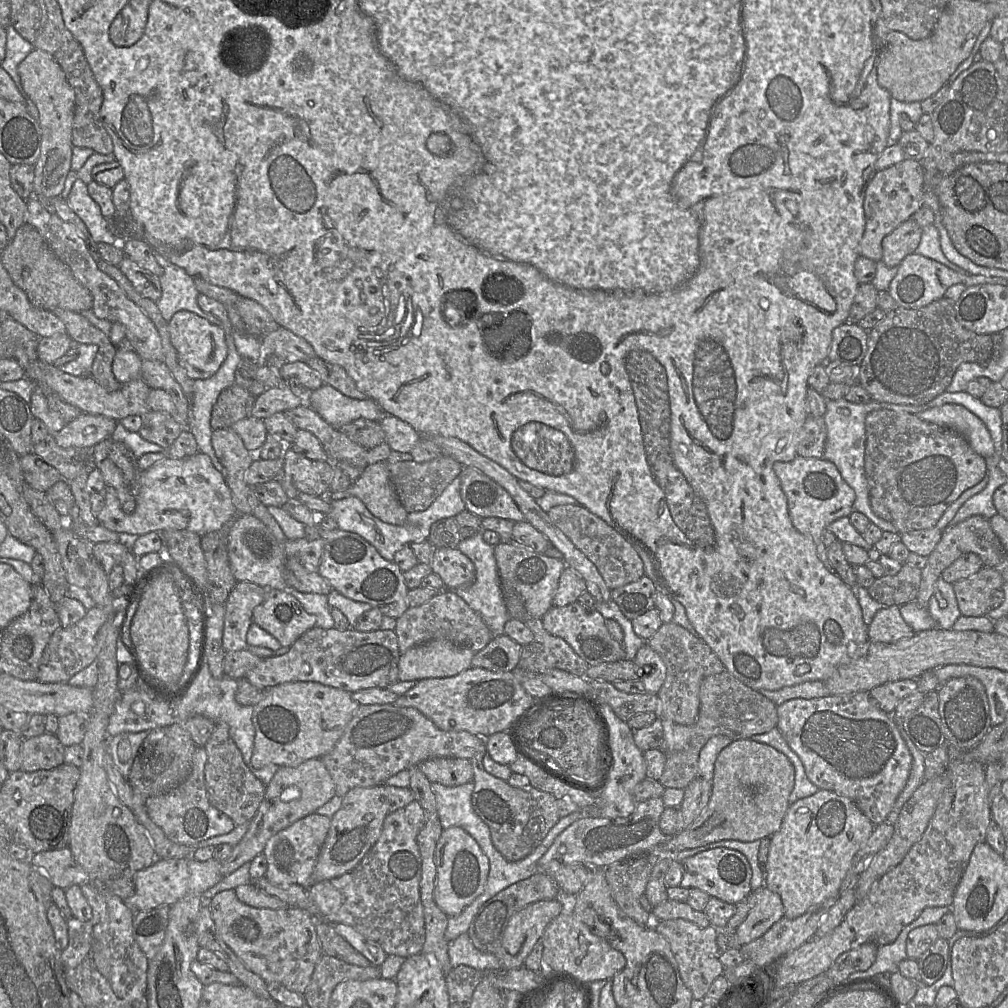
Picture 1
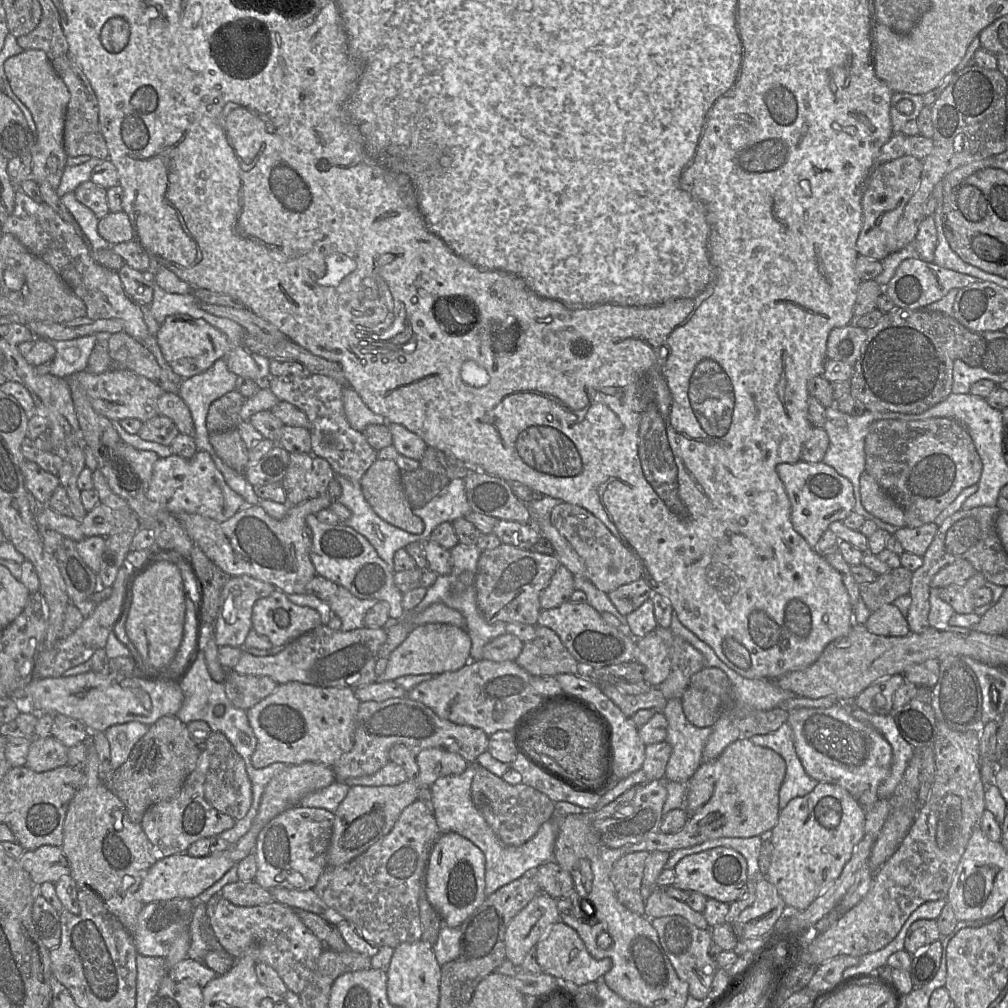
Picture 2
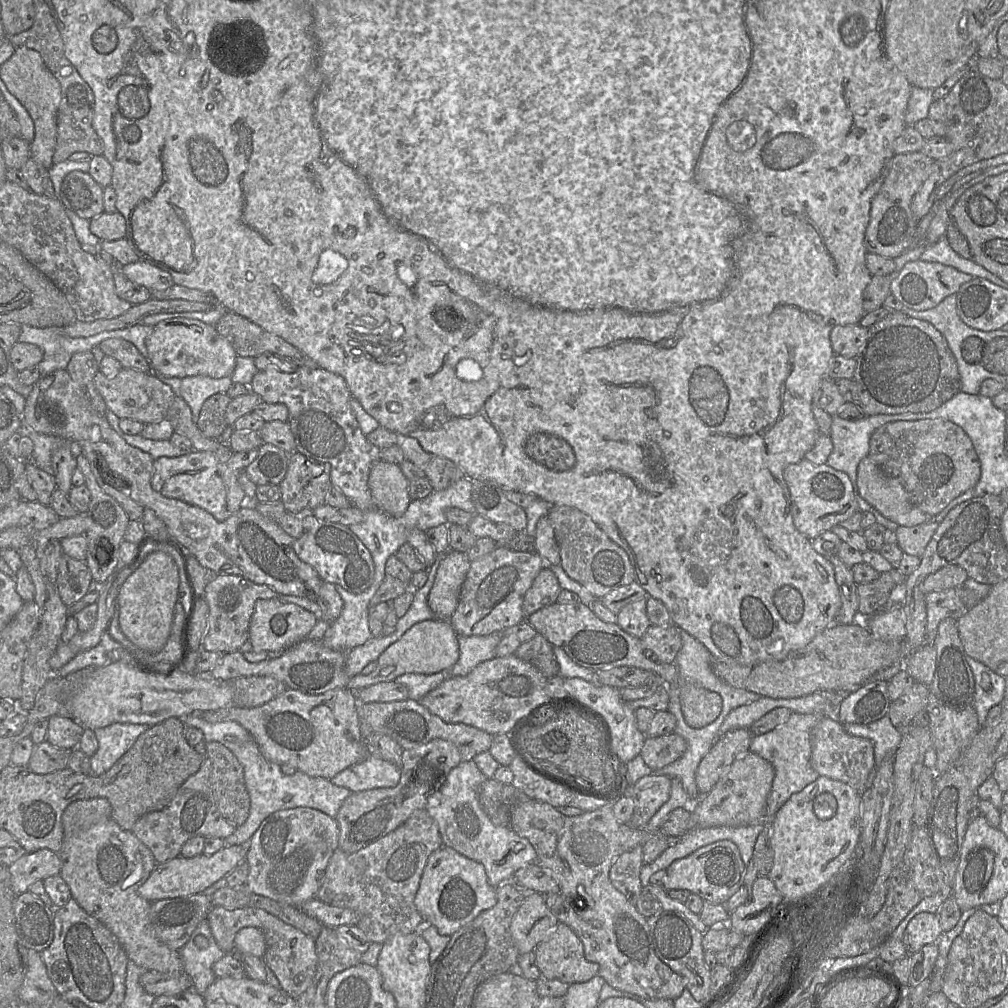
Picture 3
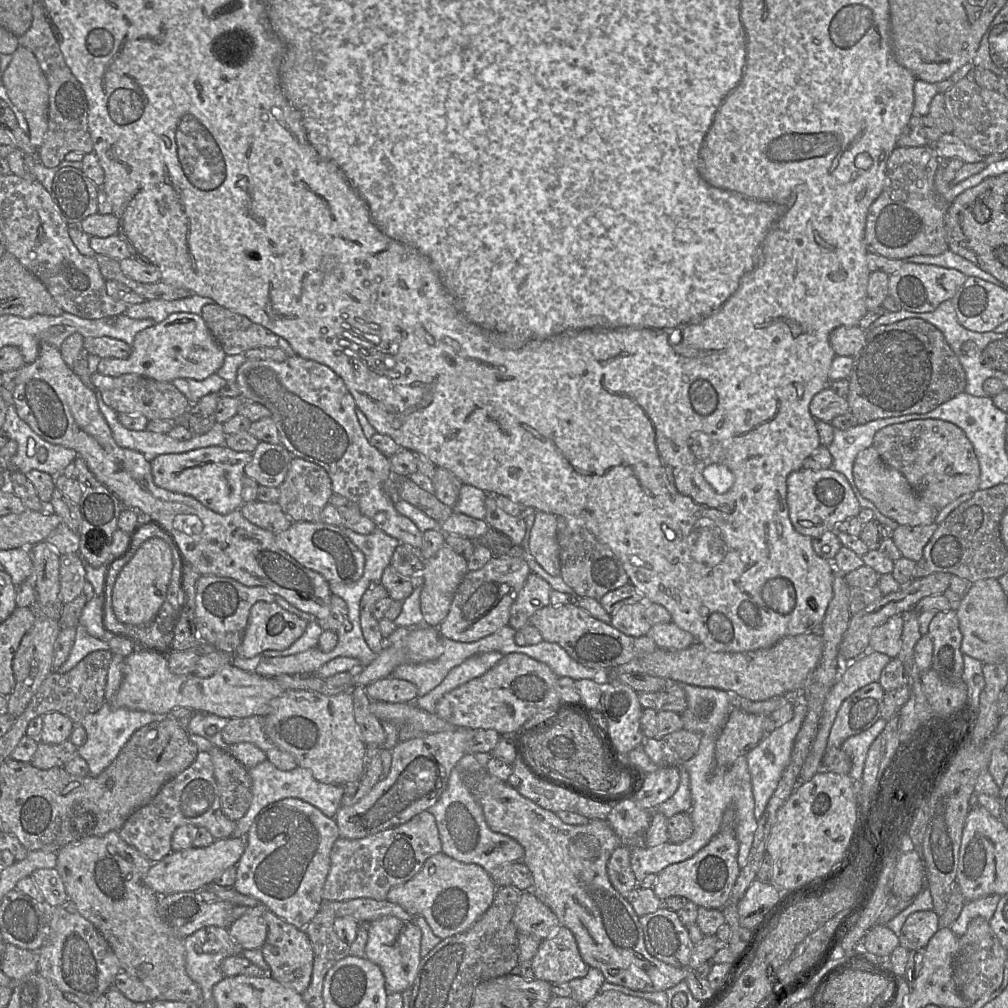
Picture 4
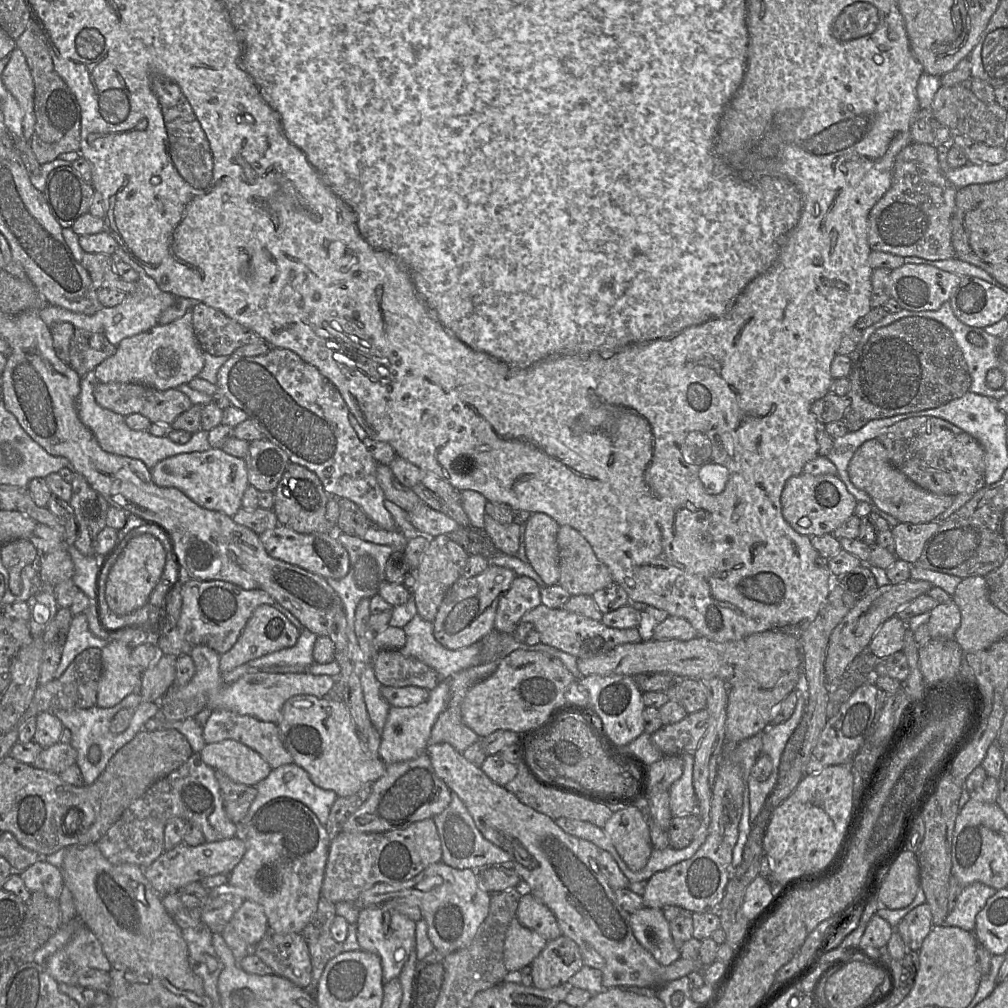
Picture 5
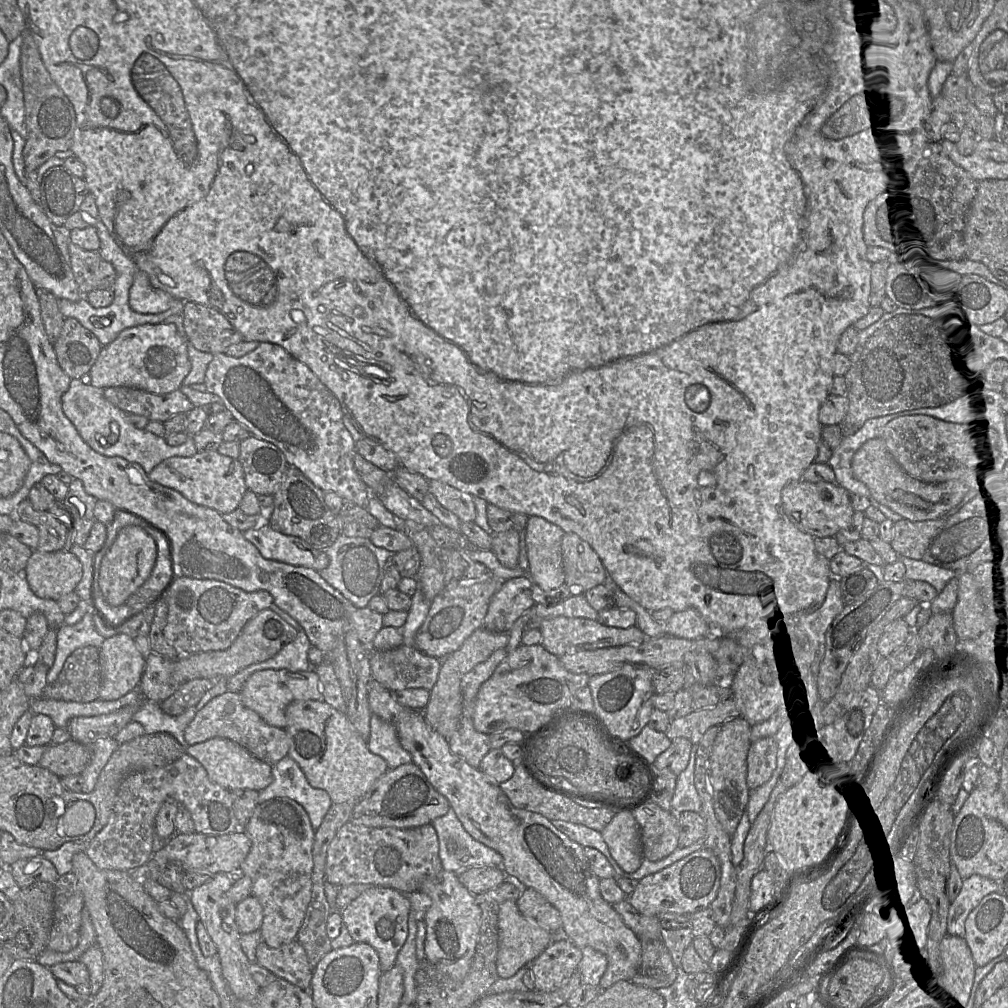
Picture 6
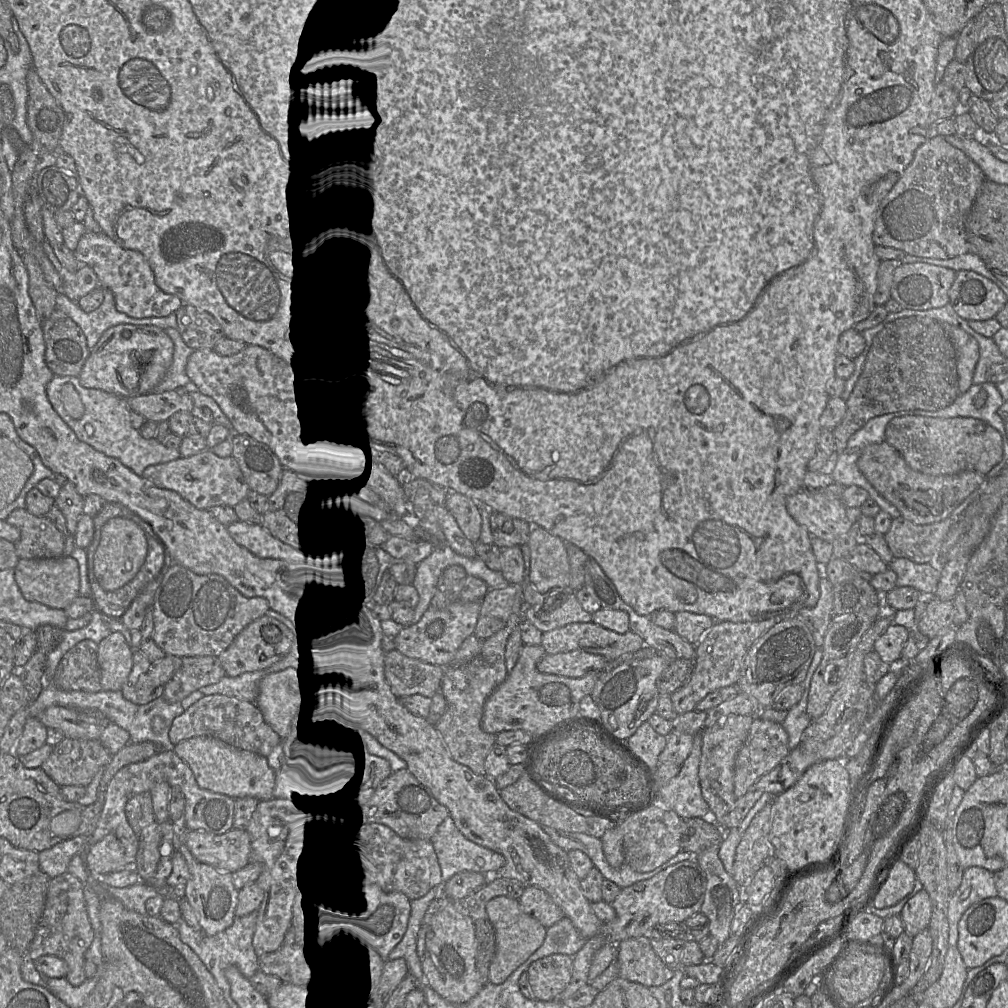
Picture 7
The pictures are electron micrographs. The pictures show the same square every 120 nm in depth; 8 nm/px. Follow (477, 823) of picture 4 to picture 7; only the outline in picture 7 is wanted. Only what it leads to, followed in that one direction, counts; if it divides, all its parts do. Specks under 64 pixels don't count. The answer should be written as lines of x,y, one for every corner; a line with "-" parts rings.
449,815
430,840
443,882
459,872
479,872
490,878
505,864
503,855
467,839

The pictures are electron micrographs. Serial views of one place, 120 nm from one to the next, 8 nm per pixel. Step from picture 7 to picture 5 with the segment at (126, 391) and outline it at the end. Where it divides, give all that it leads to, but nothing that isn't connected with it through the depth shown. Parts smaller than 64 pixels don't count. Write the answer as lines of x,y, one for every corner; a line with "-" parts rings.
191,311
169,324
158,324
125,338
116,347
116,352
93,370
95,382
141,384
164,391
188,384
198,377
204,366
203,351
194,334

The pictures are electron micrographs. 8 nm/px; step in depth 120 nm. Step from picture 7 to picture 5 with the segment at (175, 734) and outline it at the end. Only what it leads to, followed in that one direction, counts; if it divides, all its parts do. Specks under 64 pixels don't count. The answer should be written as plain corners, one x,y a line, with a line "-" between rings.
213,710
202,726
202,733
206,743
232,739
248,746
259,753
273,769
293,762
292,755
281,740
279,727
274,722
261,721
252,716
240,715
228,710

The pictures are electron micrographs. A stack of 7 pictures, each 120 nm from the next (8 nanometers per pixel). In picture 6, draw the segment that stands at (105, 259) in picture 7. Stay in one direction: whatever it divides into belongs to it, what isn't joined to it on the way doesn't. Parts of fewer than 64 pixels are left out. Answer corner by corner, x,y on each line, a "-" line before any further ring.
138,269
129,290
129,306
141,314
158,314
174,305
175,298
169,293
152,286
144,271

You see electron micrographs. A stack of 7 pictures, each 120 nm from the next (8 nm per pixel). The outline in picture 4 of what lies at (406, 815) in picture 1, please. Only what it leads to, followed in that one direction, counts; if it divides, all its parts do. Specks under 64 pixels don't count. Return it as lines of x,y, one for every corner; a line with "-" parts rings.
428,811
408,822
361,839
338,838
330,853
330,867
323,890
323,901
357,898
386,900
389,890
411,880
434,854
441,852
441,840
434,816

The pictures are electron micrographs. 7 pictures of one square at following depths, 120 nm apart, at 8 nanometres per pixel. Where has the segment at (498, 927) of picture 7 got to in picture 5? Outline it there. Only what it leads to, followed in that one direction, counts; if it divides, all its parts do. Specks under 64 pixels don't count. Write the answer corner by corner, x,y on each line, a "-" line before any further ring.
516,916
506,932
504,965
508,972
530,965
547,944
537,932
522,926

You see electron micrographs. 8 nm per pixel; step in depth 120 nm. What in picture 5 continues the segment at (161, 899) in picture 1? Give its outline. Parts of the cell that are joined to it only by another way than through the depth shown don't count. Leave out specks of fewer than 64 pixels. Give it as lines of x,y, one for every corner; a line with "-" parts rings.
241,833
215,842
205,841
197,846
189,846
182,842
171,850
165,850
153,863
143,868
144,875
159,895
169,894
207,876
229,873
241,860
245,851
246,839

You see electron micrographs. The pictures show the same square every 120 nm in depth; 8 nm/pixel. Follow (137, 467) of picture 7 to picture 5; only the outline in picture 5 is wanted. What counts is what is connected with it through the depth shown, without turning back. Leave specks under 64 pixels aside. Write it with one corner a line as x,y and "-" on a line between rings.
80,380
80,393
77,398
77,413
81,422
91,430
101,448
112,454
141,460
149,469
159,461
182,453
202,452
211,448
208,442
208,431
200,430
191,435
185,444
177,444
167,436
156,437
148,430
132,430
125,422
125,417
97,404
93,395
93,385
88,380

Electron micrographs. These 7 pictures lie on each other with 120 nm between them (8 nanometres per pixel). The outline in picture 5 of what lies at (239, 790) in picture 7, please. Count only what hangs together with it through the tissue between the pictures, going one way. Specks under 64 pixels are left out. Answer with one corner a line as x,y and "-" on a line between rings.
232,739
206,743
199,754
206,765
242,784
256,786
272,769
259,753

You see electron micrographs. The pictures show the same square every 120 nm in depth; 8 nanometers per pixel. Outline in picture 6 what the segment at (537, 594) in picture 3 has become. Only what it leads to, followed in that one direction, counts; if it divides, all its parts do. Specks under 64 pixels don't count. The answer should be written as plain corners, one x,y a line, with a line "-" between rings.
528,577
505,581
490,600
482,628
494,633
508,633
514,622
536,605
531,587
532,581

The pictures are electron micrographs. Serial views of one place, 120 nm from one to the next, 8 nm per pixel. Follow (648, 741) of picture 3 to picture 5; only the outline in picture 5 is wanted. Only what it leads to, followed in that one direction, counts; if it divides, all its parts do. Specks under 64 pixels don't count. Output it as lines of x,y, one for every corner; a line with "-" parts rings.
707,708
687,714
681,721
663,725
651,734
653,745
664,756
694,754
708,728

